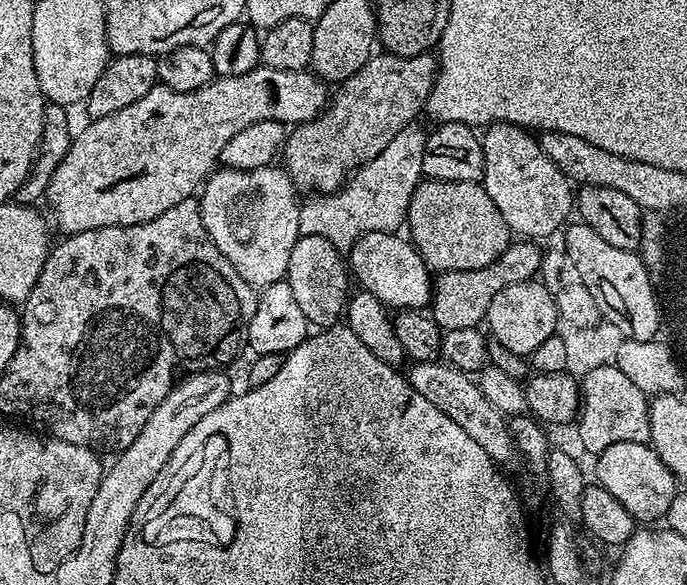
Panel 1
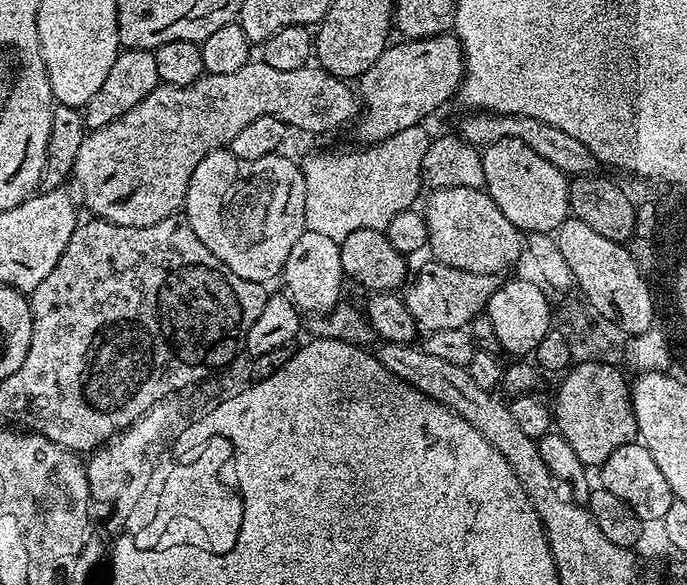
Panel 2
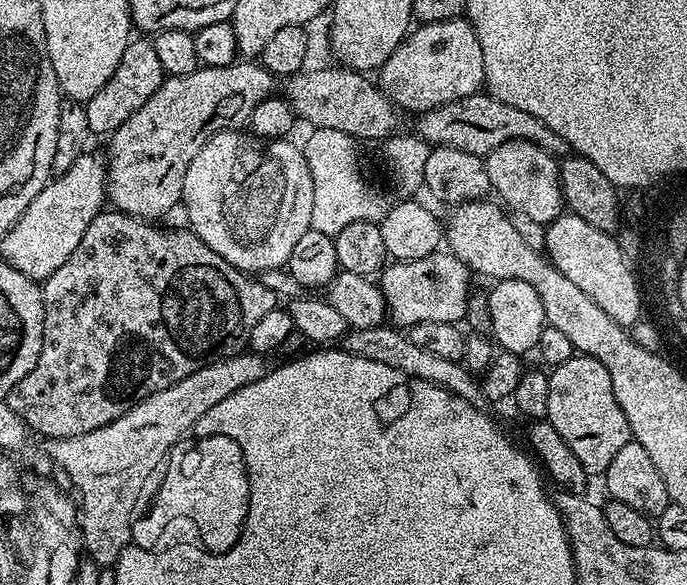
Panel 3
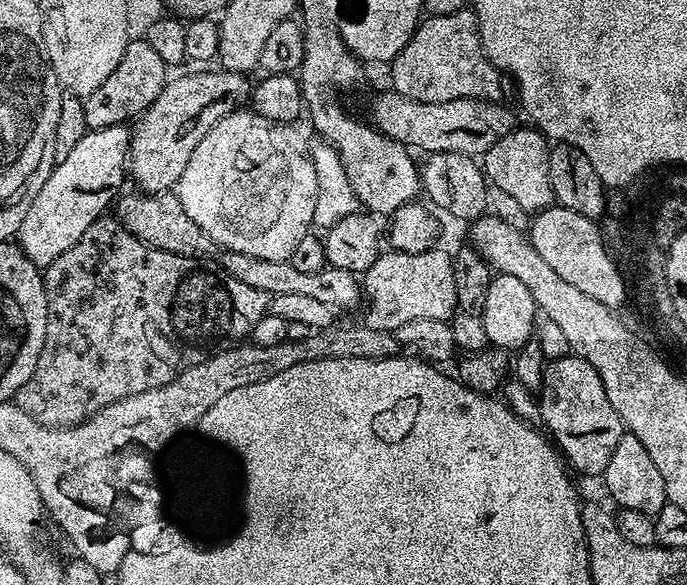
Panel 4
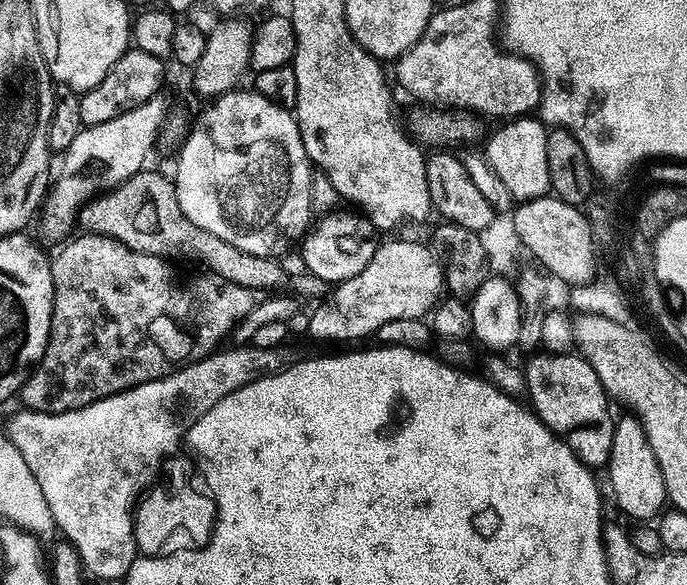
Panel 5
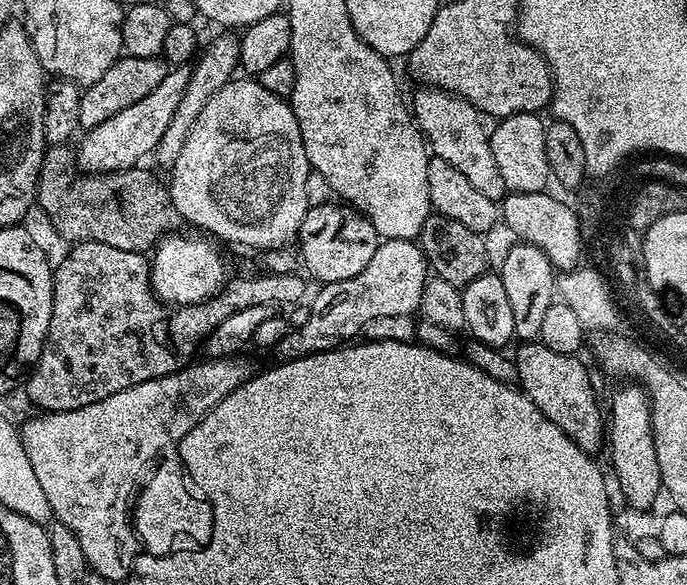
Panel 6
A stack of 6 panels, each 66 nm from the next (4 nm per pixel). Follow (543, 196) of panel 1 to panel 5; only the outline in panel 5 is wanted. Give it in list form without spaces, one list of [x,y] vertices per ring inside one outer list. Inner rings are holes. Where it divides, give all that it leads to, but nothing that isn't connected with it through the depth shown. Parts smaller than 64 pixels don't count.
[[[527,115],[509,119],[501,124],[504,125],[493,136],[491,133],[487,137],[483,145],[485,148],[482,149],[482,155],[494,170],[494,174],[502,178],[502,183],[510,190],[513,201],[523,202],[549,195],[552,186],[550,166],[546,166],[546,138],[549,129],[544,121]]]

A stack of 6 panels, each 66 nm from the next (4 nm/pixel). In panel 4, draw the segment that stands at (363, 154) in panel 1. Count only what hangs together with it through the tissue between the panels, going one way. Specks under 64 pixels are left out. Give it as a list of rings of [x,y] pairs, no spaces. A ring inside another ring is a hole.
[[[471,7],[458,10],[454,14],[441,16],[429,15],[421,19],[416,32],[406,42],[406,46],[391,61],[392,84],[391,91],[402,94],[414,102],[450,102],[454,98],[478,98],[479,100],[500,100],[504,92],[504,80],[499,68],[486,58],[484,47],[480,41],[480,26],[476,21],[476,13]]]

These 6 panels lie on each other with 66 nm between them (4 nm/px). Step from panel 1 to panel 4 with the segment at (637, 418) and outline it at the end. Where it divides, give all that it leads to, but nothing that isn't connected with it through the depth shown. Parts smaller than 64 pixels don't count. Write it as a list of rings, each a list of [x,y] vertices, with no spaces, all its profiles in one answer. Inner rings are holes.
[[[575,354],[547,361],[538,401],[543,427],[562,453],[563,459],[570,465],[571,471],[581,472],[584,476],[603,477],[606,466],[610,466],[610,458],[614,455],[614,446],[618,446],[618,442],[626,434],[626,429],[614,406],[610,406],[610,398],[606,398],[606,386],[602,386],[598,370],[594,370],[590,362]]]

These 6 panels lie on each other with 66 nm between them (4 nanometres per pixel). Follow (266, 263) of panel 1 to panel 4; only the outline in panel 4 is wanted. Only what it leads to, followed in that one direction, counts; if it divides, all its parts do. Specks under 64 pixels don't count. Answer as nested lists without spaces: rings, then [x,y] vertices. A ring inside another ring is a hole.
[[[237,110],[219,120],[194,146],[178,185],[186,214],[221,249],[270,262],[291,261],[298,242],[313,231],[318,185],[309,145],[290,124],[271,124],[251,110]]]

